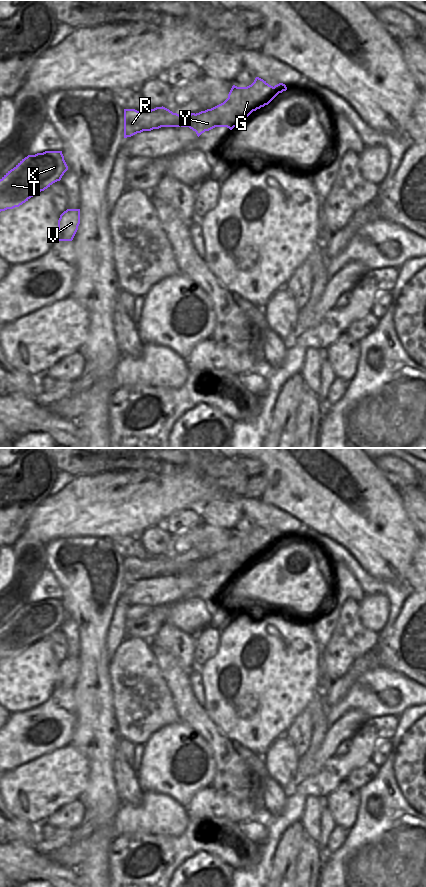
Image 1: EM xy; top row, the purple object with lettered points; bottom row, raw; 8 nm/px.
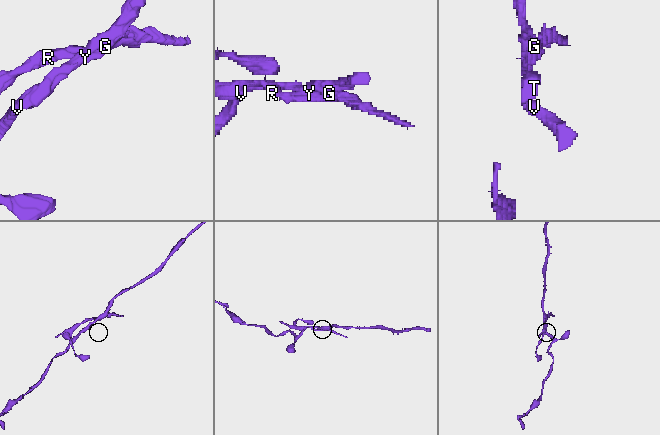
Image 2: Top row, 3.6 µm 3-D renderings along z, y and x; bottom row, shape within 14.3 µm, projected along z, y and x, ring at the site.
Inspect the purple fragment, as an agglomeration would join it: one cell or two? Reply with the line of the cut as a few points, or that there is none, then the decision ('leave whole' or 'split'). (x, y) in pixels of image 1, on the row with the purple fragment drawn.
cut in xy along (274, 87), (257, 103), (257, 108); split

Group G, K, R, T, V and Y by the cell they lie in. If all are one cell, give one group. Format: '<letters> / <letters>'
G V Y / K R T

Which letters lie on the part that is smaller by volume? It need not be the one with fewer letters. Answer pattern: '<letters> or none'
K, R, T

